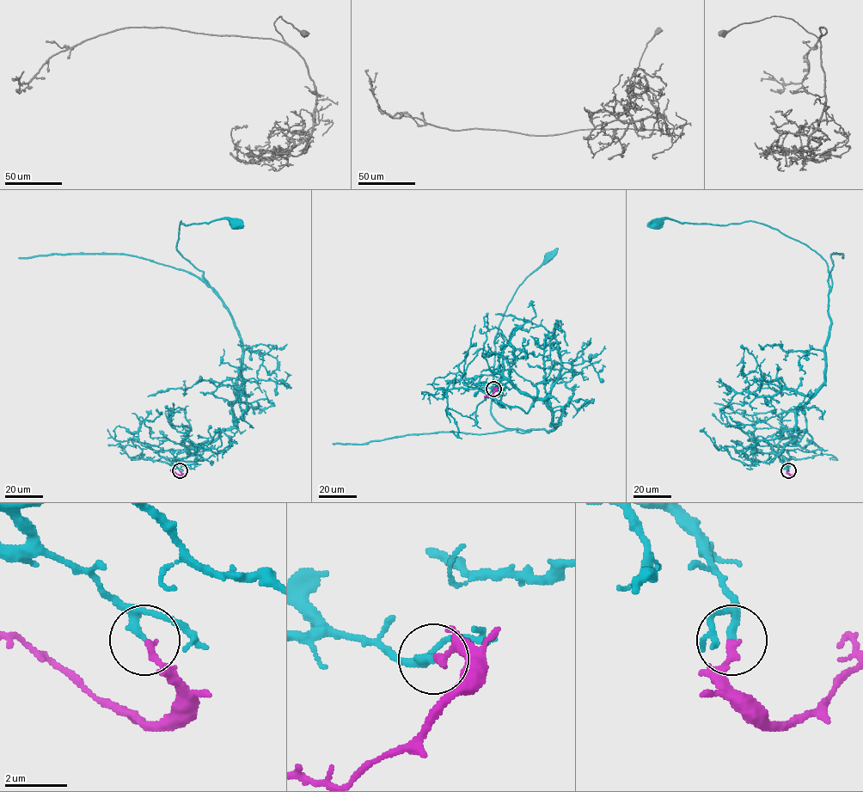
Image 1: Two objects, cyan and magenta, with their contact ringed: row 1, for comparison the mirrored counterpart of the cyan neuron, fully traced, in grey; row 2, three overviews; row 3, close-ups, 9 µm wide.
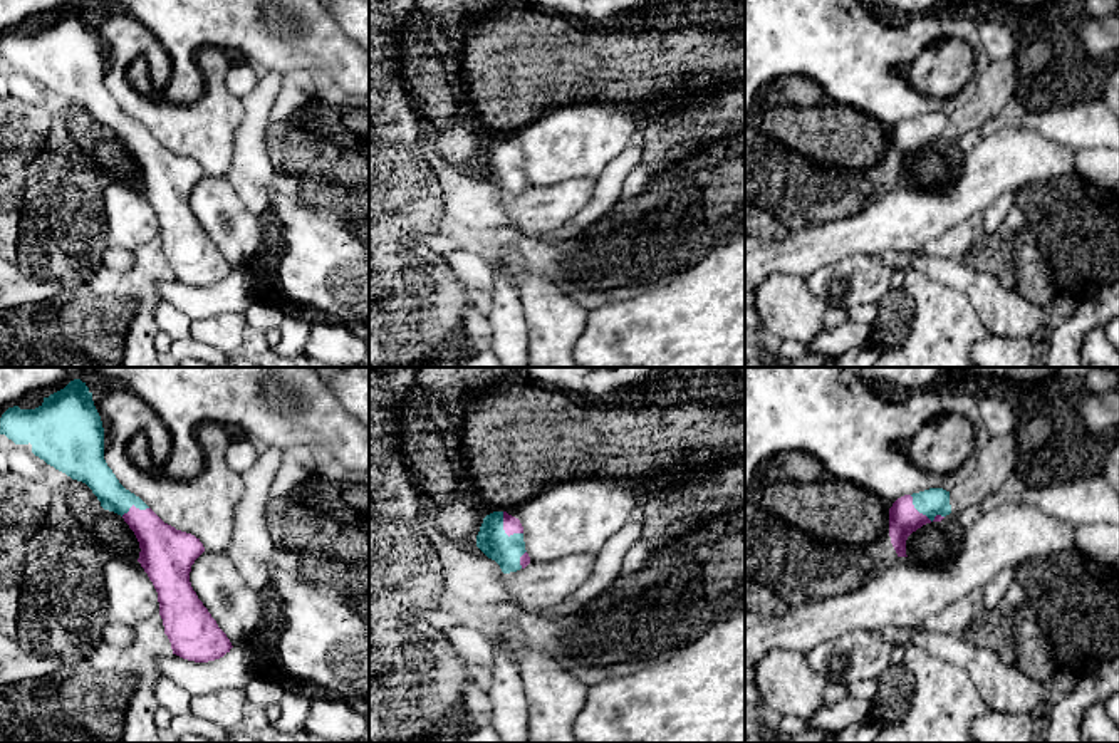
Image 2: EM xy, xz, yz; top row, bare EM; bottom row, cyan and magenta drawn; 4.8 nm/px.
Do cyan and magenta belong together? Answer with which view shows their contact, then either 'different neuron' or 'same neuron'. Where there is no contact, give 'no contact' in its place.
yz | same neuron

